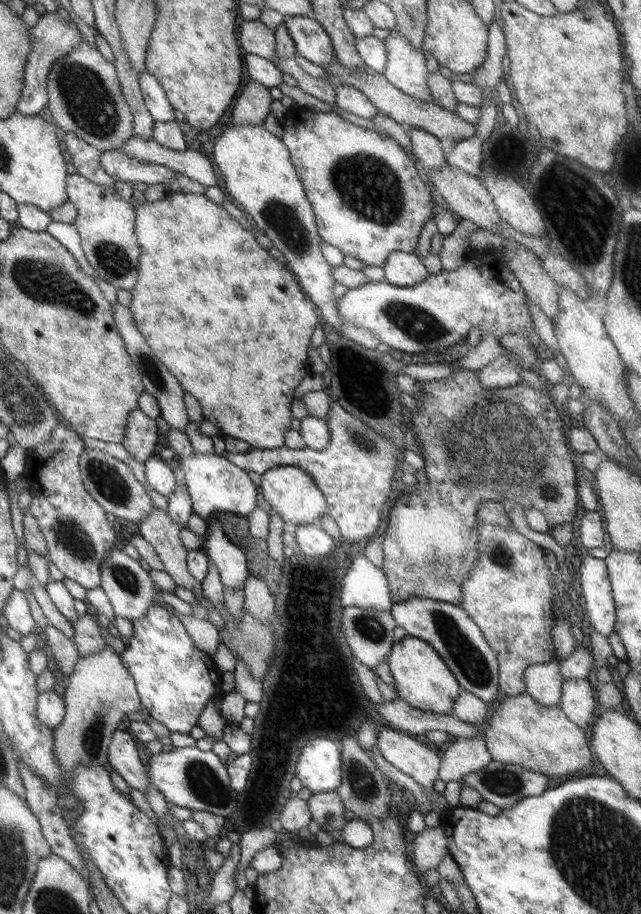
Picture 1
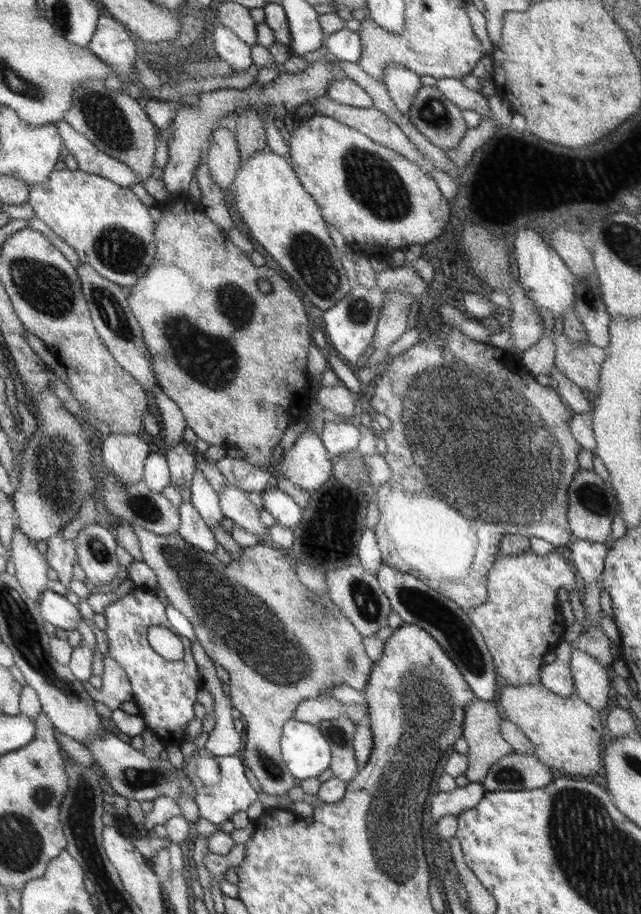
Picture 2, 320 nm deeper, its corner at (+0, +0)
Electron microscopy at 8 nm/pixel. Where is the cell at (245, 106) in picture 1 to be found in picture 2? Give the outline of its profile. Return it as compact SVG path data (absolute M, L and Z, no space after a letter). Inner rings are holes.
M225 126L216 127L209 141L205 164L210 179L222 192L231 188L239 162L239 151L232 130L227 130Z

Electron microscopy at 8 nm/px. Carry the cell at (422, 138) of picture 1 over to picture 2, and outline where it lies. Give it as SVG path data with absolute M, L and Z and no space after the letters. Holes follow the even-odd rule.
M390 64L383 70L382 84L397 110L408 116L408 108L421 87L419 76L399 64Z

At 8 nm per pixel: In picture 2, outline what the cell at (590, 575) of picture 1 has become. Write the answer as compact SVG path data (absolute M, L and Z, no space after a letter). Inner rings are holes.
M572 539L567 545L571 560L585 584L596 583L601 579L607 549L603 543Z

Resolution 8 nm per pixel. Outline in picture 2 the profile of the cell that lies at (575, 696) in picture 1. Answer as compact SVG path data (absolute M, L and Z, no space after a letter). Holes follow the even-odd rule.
M573 648L570 652L570 671L575 694L596 711L602 709L611 690L607 665L601 664L586 652Z

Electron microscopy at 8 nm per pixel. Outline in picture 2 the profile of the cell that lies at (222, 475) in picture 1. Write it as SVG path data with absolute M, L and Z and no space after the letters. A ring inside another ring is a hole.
M223 484L221 493L217 493L221 515L237 524L245 533L255 535L257 539L267 534L267 528L263 526L258 510L250 503L247 494L241 488L227 487Z

